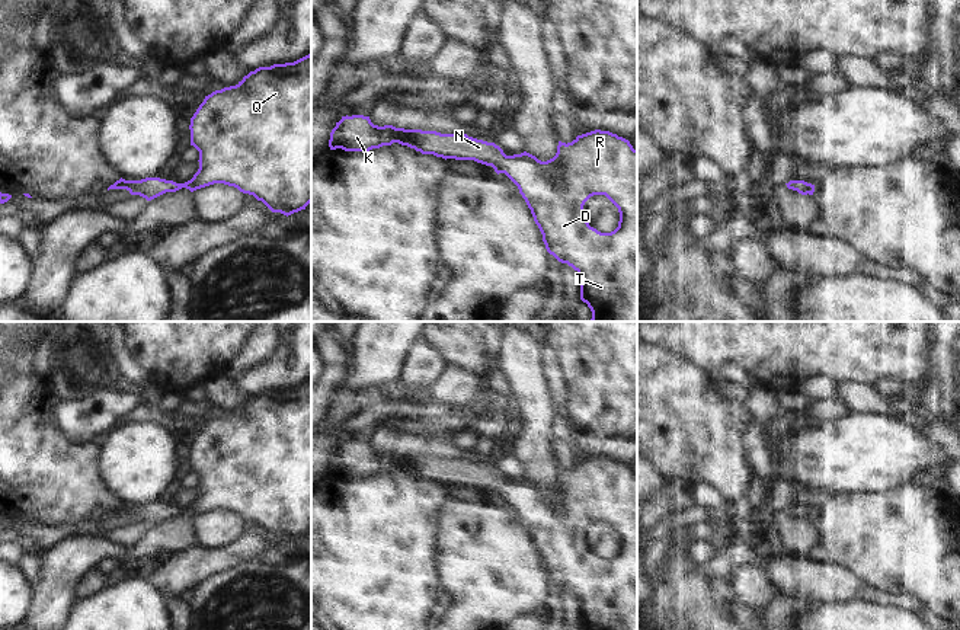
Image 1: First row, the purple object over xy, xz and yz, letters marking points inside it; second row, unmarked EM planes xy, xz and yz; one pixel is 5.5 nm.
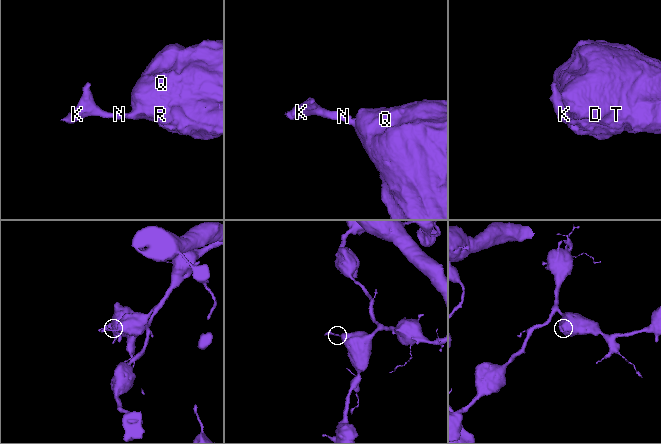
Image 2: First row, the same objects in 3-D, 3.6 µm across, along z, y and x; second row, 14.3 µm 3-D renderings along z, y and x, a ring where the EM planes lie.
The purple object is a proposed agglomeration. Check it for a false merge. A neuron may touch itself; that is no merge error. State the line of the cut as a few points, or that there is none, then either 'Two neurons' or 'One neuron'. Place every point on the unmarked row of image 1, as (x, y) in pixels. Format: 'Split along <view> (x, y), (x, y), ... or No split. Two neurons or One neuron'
No split. One neuron.

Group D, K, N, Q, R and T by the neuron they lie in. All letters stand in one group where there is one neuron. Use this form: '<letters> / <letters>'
D K N Q R T

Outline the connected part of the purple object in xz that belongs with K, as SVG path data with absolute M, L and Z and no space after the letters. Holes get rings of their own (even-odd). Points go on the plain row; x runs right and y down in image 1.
M342 442L330 458L330 476L369 477L399 468L442 485L474 486L505 499L519 515L545 575L559 588L572 592L580 604L580 626L586 630L637 630L637 476L628 466L609 457L595 455L577 461L572 468L559 467L557 479L547 487L524 477L506 482L495 468L467 460L404 455L393 451L374 451L369 442ZM593 521L605 521L620 538L618 553L601 559L591 553L583 537Z

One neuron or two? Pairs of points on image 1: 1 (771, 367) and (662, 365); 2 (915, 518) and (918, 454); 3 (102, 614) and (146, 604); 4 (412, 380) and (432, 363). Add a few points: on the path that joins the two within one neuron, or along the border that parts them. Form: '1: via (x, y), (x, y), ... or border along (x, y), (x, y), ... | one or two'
1: border along (666, 349), (696, 364), (716, 380) | two
2: border along (911, 482), (879, 493) | two
3: via (112, 614), (136, 613) | one
4: via (416, 376), (428, 364) | one

